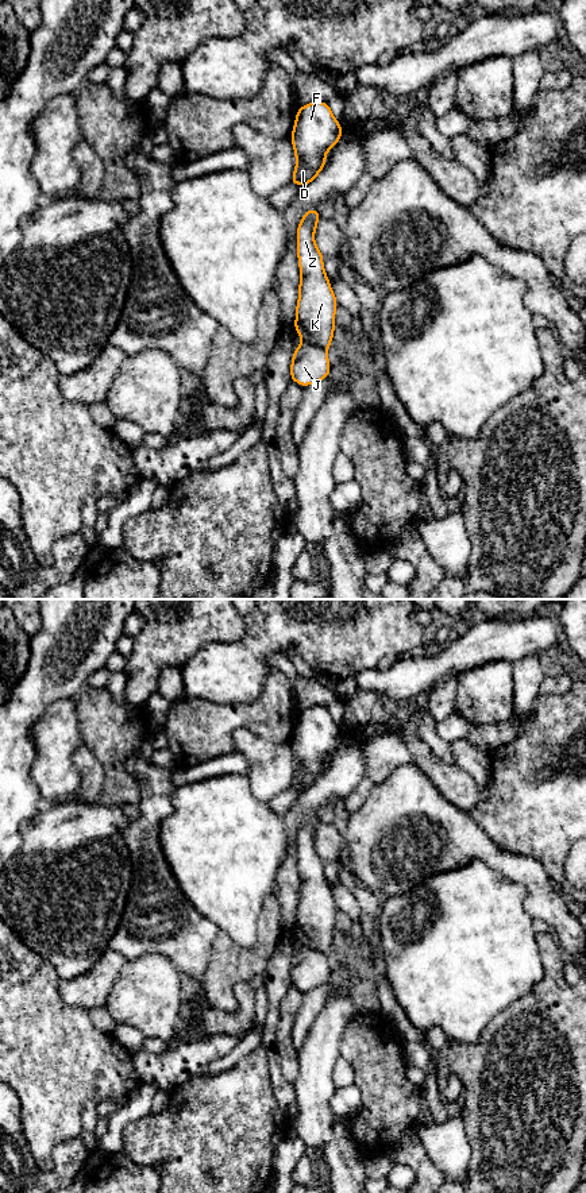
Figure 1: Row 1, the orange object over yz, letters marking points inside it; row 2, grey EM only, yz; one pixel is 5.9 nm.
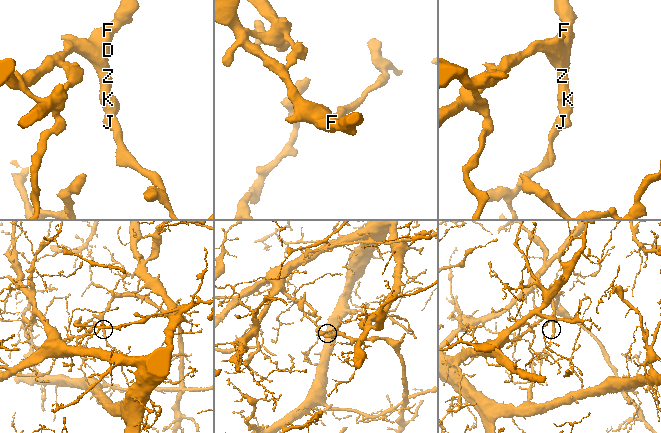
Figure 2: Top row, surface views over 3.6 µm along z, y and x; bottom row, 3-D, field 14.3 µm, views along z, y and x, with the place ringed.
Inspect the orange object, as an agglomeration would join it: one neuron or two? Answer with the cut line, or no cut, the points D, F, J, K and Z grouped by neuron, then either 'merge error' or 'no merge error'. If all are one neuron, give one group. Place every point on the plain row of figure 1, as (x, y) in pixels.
yz (303, 946), (326, 953) | D F K Z / J | merge error

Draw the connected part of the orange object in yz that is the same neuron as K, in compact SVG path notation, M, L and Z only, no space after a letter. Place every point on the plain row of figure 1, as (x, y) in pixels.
M309 814L297 831L300 872L298 906L293 933L302 947L328 953L334 943L338 906L324 875L323 858L315 848L320 818Z

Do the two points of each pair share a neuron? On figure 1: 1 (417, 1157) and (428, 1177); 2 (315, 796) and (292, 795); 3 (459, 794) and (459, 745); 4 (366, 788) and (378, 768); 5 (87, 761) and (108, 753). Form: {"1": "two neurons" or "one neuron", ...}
{"1": "one neuron", "2": "two neurons", "3": "two neurons", "4": "two neurons", "5": "two neurons"}

